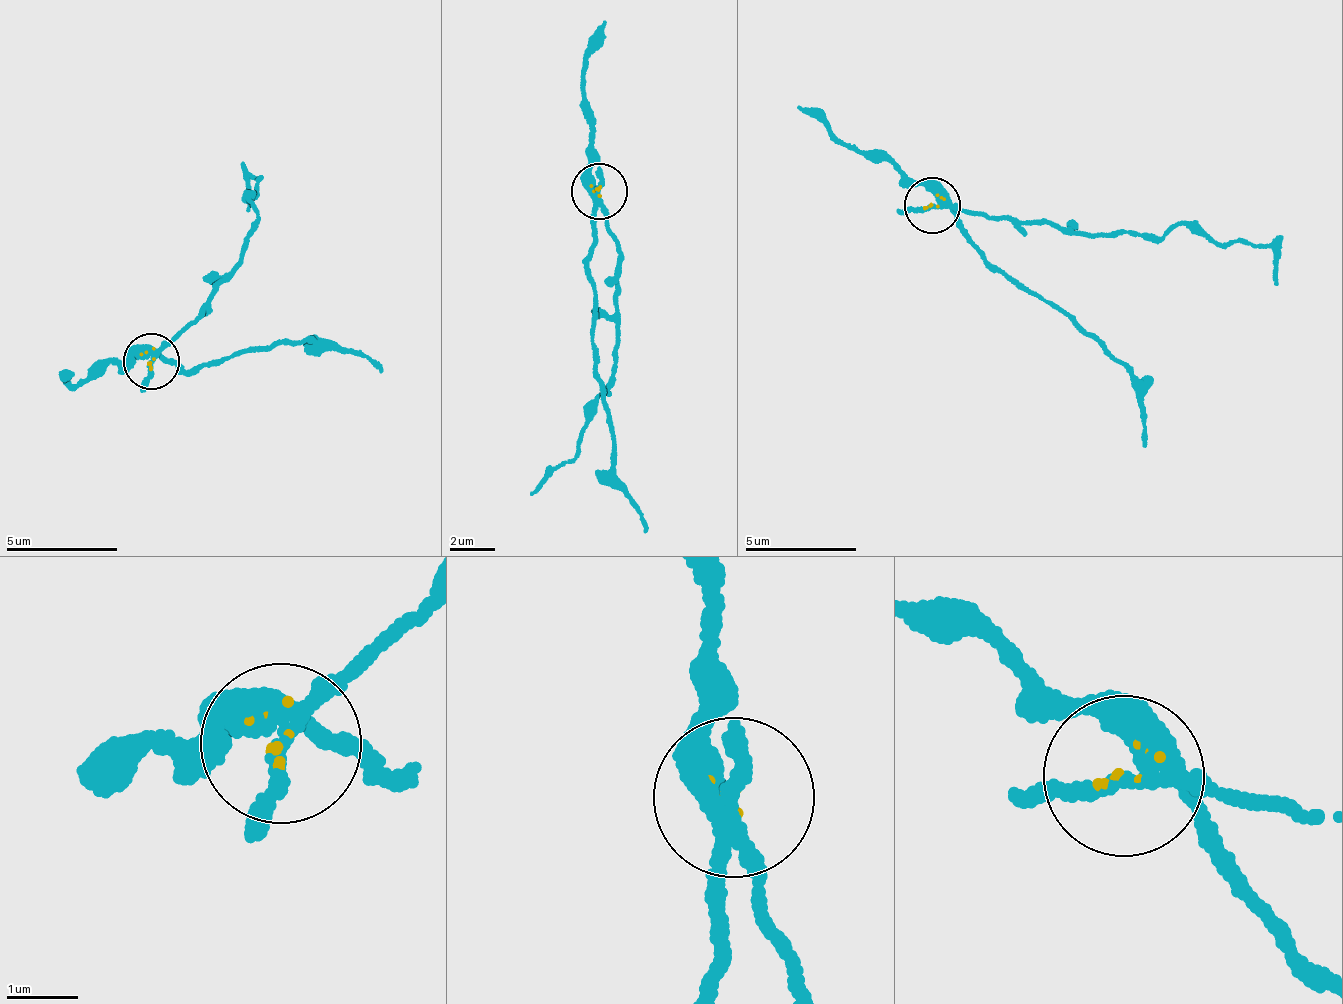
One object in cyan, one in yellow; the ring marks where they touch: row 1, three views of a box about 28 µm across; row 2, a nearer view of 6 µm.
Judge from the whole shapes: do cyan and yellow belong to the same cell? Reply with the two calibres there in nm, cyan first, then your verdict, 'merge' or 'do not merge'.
calibres 280 and 70 nm; do not merge

